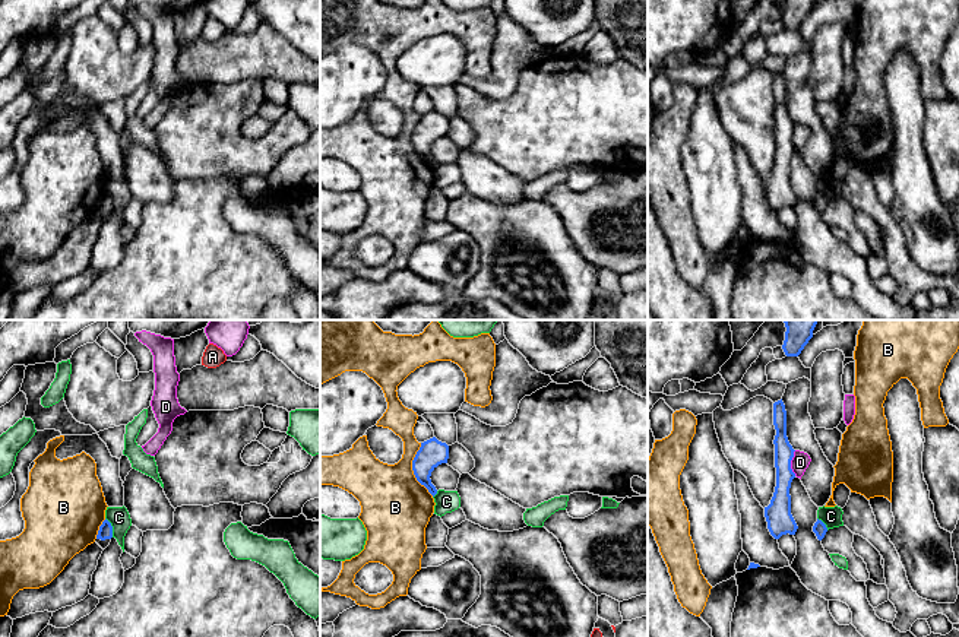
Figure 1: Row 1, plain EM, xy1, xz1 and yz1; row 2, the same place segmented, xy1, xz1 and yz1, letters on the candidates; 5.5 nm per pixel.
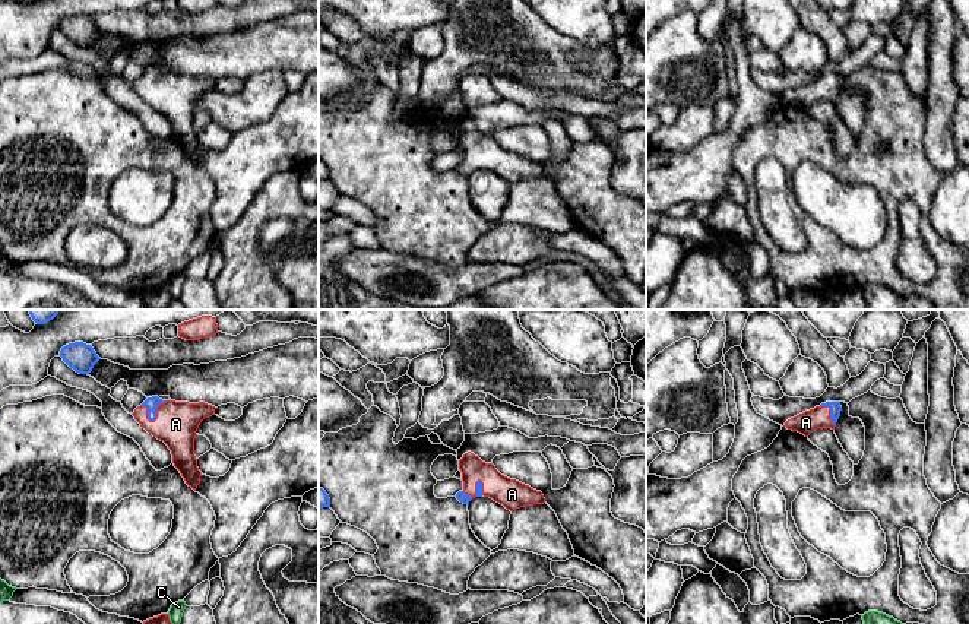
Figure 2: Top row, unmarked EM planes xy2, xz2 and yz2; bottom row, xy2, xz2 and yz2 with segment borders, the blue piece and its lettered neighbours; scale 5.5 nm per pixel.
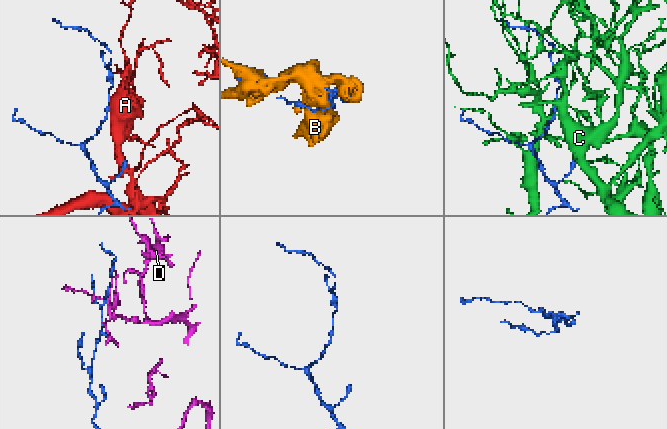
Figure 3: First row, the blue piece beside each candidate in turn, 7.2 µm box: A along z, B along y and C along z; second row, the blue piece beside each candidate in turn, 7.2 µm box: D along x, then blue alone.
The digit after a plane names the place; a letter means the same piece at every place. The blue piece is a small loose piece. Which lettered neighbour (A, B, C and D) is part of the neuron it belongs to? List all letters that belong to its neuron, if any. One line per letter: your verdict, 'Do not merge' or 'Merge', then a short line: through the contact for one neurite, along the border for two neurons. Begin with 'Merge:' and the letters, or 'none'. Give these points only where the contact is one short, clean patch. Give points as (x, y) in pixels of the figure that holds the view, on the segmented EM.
Merge: A
A: Merge. Line: xy2 (151, 404), (155, 412), (176, 424)
B: Do not merge
C: Do not merge. Line: xy1 (105, 517), (111, 526), (113, 536)
D: Do not merge

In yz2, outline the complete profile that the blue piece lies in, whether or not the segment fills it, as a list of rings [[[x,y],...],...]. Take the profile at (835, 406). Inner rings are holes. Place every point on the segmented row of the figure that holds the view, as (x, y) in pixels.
[[[826,402],[814,409],[805,411],[785,422],[783,427],[808,437],[817,428],[832,428],[840,416],[840,402]]]

